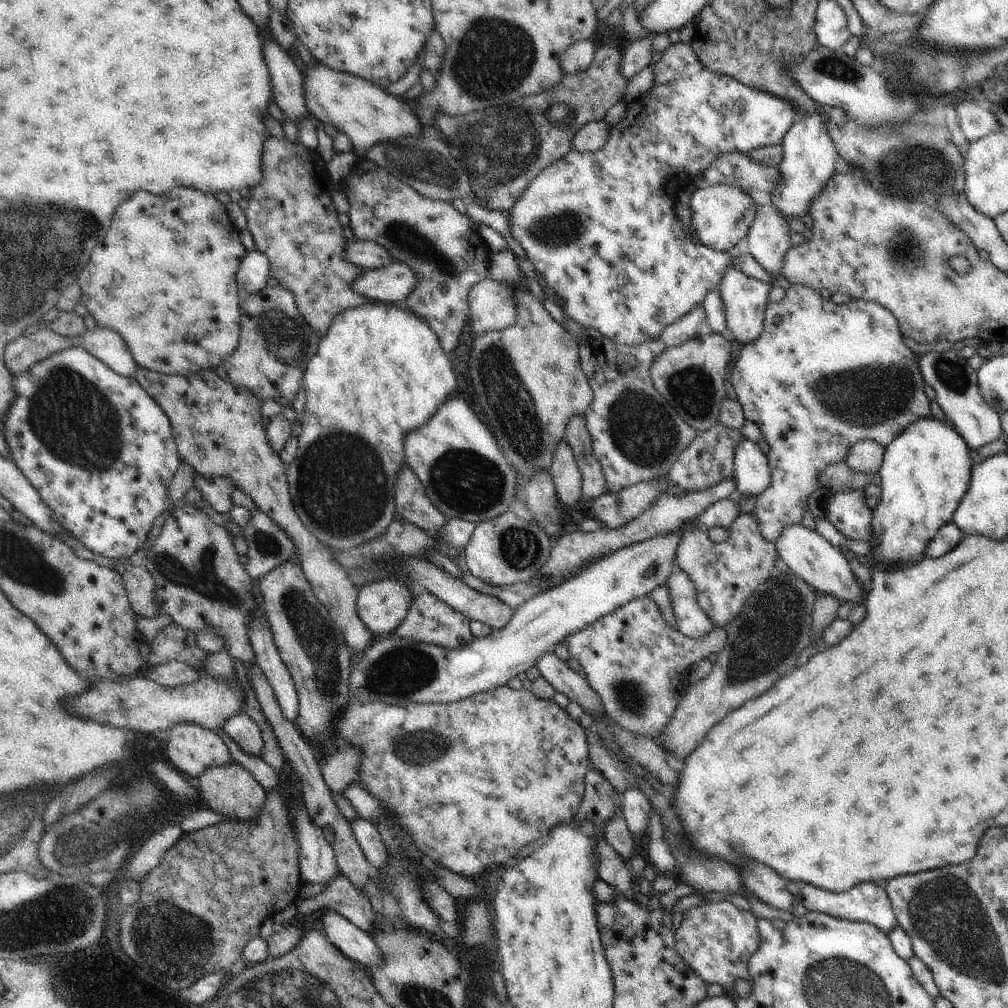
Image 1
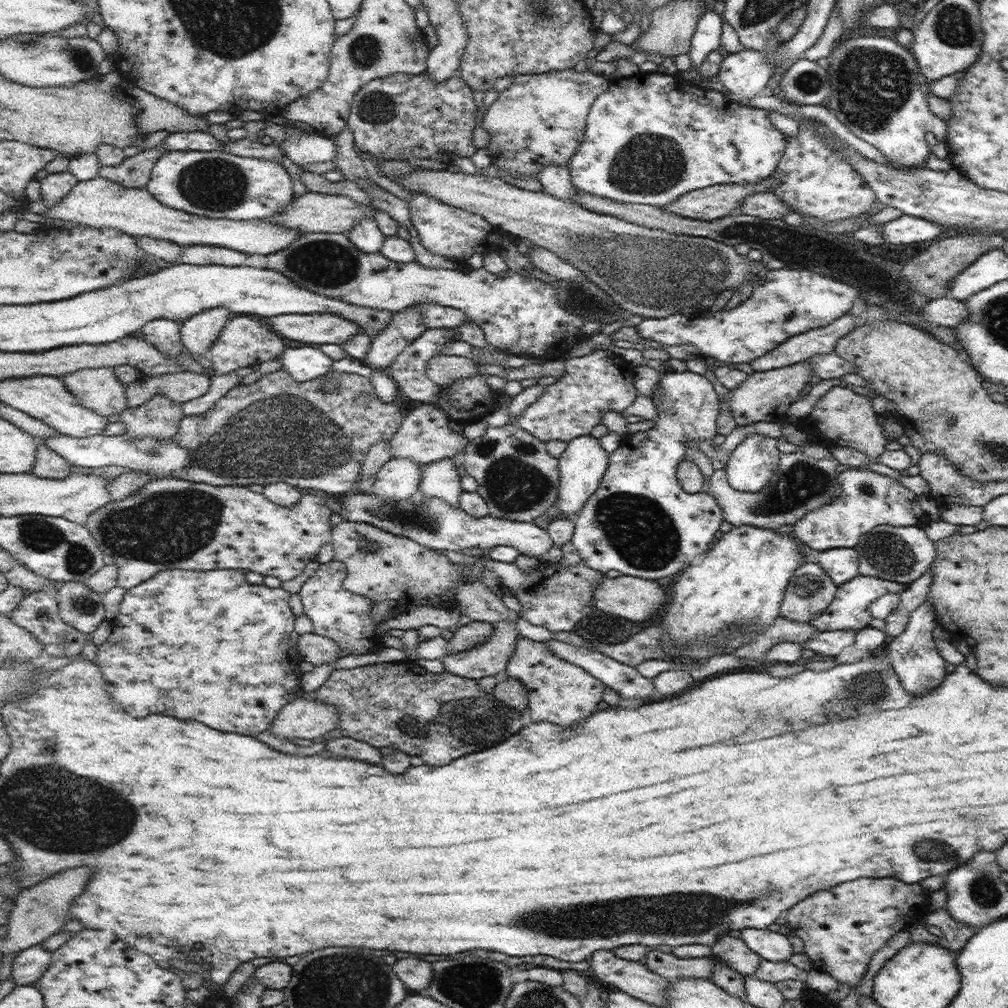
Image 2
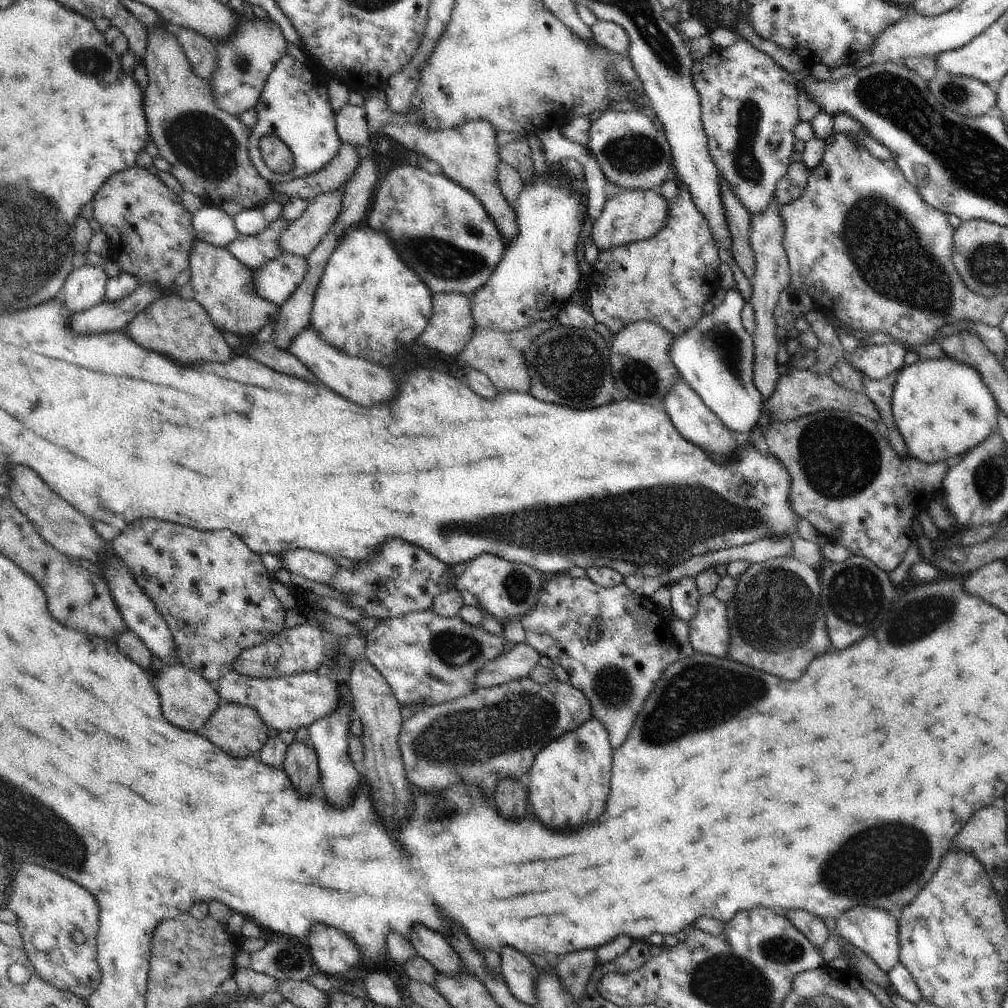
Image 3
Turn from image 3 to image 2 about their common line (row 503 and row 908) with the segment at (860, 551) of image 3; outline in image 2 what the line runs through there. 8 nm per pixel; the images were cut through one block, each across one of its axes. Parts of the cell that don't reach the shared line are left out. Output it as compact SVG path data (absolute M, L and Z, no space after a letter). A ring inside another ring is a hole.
M859 878L817 890L783 916L791 934L803 940L803 954L811 960L813 968L831 974L839 984L847 982L855 986L865 974L873 952L905 928L919 924L931 912L929 896L931 890L919 884L907 886L893 878Z

